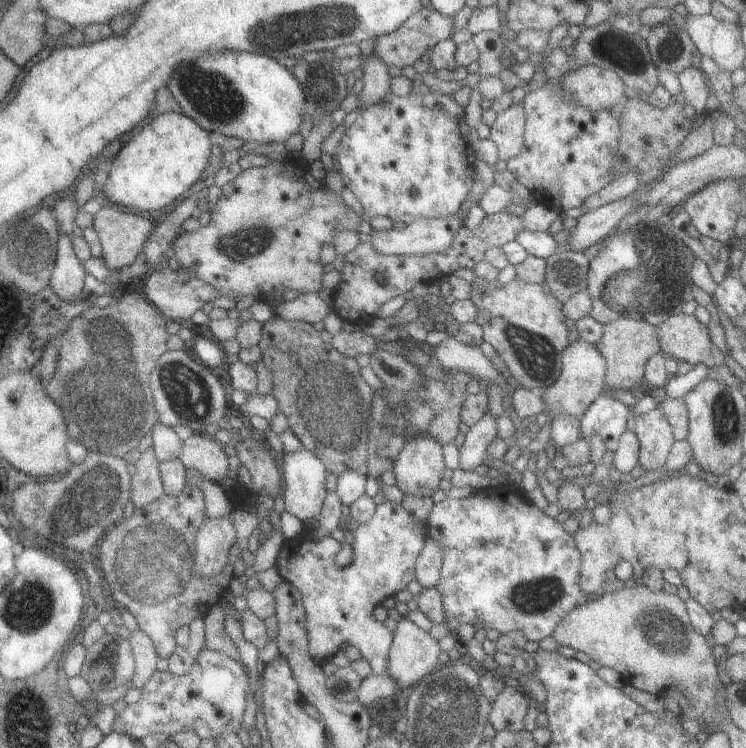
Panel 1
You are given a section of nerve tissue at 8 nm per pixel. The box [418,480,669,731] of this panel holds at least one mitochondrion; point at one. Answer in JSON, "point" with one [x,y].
{"point":[541,594]}

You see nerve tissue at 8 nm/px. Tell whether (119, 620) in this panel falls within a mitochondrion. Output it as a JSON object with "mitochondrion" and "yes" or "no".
{"mitochondrion":"no"}

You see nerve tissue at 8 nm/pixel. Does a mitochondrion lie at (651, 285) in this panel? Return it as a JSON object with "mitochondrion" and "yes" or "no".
{"mitochondrion":"yes"}

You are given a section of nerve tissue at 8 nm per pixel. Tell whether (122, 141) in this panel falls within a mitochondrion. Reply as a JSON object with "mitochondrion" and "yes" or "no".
{"mitochondrion":"no"}

